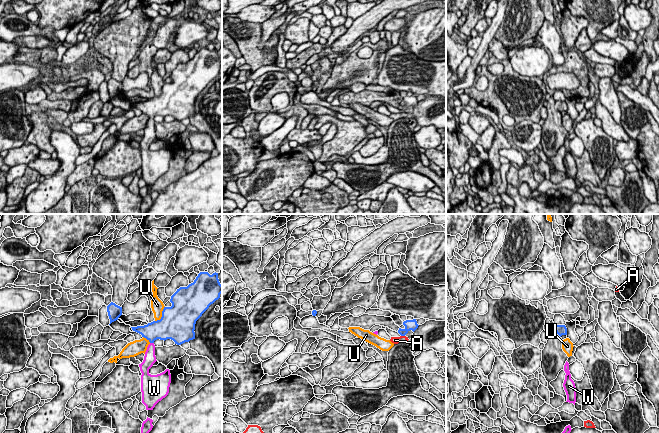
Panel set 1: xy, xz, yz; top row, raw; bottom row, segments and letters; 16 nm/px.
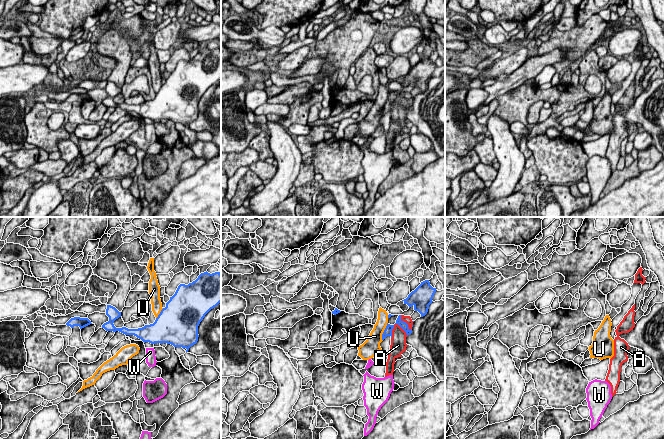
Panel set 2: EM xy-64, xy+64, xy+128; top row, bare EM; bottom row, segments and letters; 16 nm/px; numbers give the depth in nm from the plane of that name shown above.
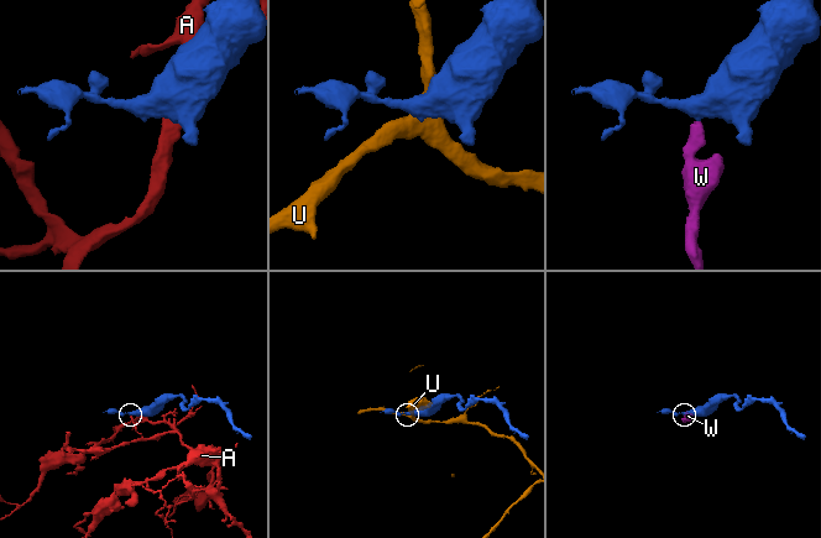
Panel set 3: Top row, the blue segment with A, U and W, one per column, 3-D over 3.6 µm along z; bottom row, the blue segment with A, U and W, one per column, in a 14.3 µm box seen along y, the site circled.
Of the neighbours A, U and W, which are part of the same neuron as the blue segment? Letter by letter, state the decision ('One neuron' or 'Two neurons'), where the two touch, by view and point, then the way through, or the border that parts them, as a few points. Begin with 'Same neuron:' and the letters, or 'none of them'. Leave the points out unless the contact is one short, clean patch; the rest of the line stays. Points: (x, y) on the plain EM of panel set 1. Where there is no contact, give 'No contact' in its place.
Same neuron: W
A: Two neurons. Touches blue at xz (403, 111)
U: Two neurons. Touches blue at xy (162, 91)
W: One neuron. Touches blue at xy (152, 118). Path across: xy (160, 105), (152, 113), (152, 118), (149, 133)

